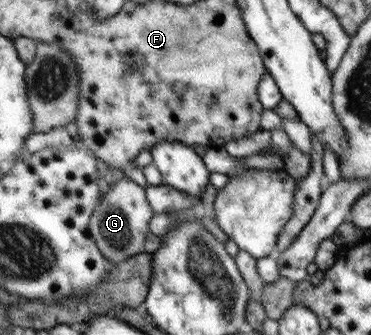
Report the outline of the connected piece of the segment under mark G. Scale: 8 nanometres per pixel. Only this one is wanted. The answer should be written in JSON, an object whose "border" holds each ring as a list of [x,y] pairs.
{"border":[[[126,176],[117,180],[113,188],[99,197],[97,206],[90,216],[89,233],[95,239],[101,254],[107,260],[118,263],[145,252],[143,244],[147,232],[150,231],[149,222],[153,215],[145,189]]]}

